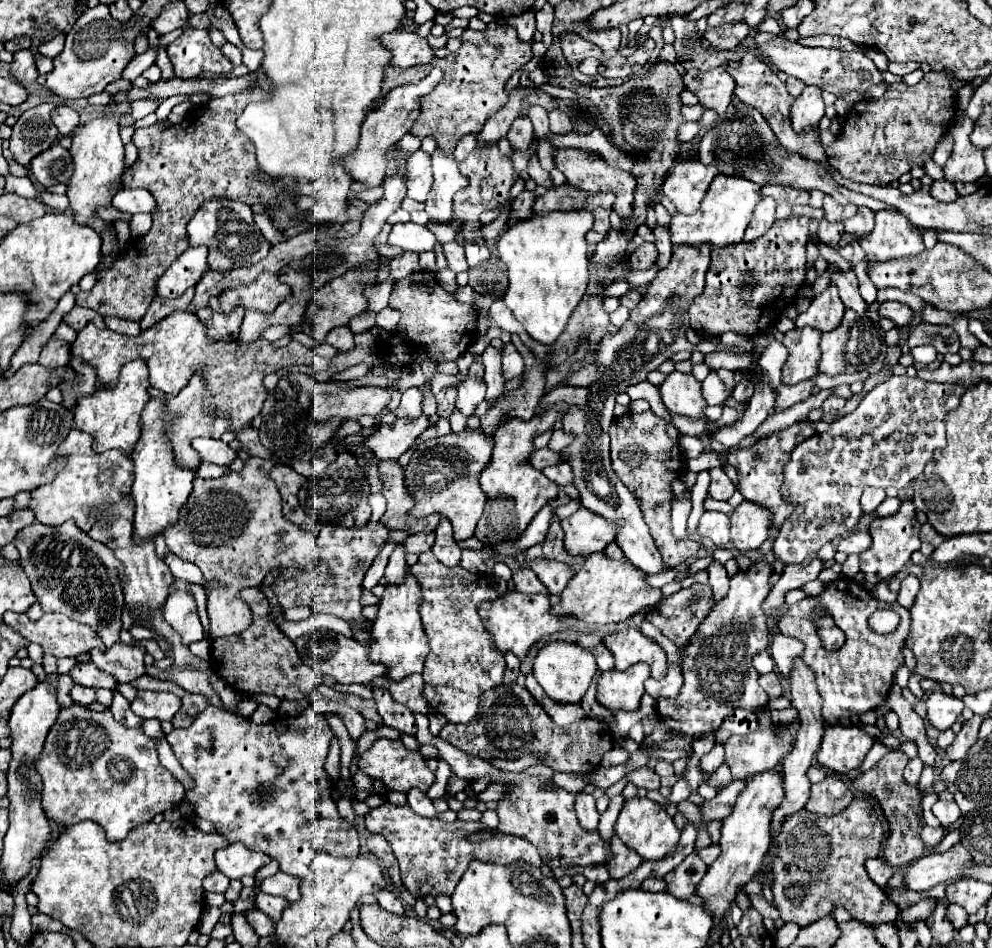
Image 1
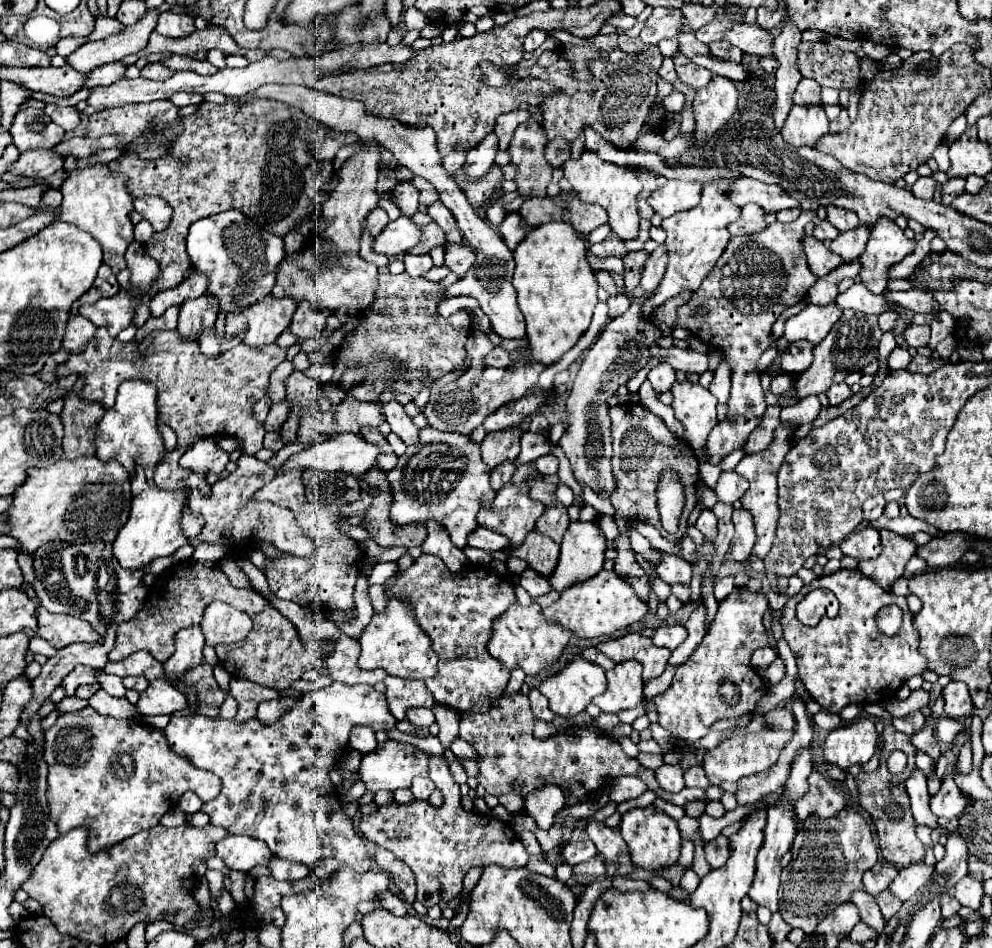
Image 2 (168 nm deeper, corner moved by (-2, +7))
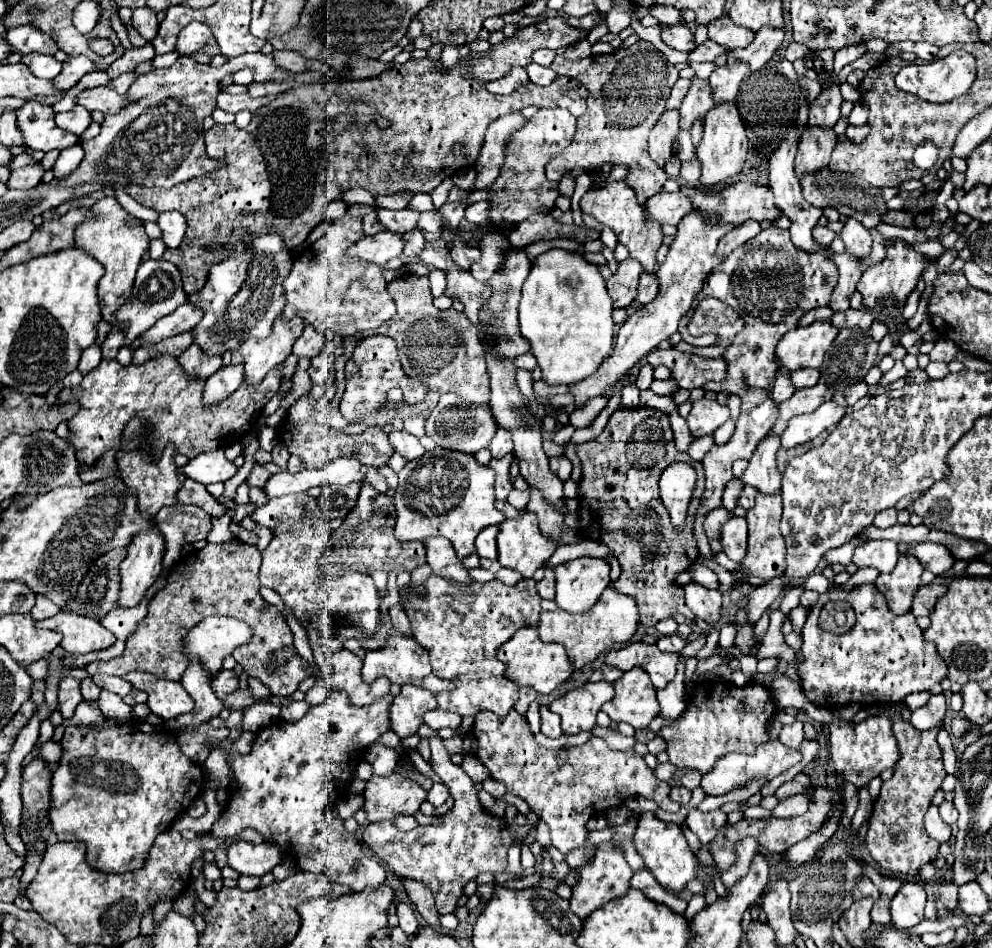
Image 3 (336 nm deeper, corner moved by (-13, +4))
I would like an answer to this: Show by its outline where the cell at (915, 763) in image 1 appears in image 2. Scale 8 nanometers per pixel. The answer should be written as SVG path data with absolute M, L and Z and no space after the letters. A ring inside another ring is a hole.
M915 770L909 778L909 782L905 782L905 788L911 798L911 810L913 810L915 822L921 826L927 826L931 830L937 830L939 828L937 816L929 810L929 790L927 790L925 774L921 770Z

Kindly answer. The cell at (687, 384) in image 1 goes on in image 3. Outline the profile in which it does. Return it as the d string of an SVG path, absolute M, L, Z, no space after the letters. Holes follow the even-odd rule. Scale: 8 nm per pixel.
M704 397L692 403L692 411L686 417L686 423L692 435L704 435L704 433L714 433L728 417L730 409L726 405L720 405L716 399Z

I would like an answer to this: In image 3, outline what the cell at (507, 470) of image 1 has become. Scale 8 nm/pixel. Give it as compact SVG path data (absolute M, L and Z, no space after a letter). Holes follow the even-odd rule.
M522 511L518 519L506 519L498 525L498 561L508 569L520 571L522 577L532 577L556 549L528 515L528 511Z

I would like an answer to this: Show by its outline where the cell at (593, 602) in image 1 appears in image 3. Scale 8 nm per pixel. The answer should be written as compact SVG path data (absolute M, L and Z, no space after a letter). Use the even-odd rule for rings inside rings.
M606 587L600 601L588 613L568 613L562 609L540 613L540 639L550 643L562 643L574 663L574 669L594 661L604 649L614 649L612 645L626 645L640 625L640 609L632 597L616 593L616 589Z

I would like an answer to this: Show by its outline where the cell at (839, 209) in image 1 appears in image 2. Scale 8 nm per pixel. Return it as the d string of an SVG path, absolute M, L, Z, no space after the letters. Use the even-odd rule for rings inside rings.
M827 206L827 220L839 230L839 232L847 232L859 226L859 218L857 214L845 210L845 208L835 208L835 206Z

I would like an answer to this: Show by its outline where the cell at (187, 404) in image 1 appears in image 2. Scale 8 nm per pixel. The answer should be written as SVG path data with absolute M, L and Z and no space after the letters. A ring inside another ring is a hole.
M175 448L173 452L165 452L165 458L155 470L157 486L163 490L199 490L201 494L211 494L203 474L189 474L181 470L179 458L185 450L187 448Z

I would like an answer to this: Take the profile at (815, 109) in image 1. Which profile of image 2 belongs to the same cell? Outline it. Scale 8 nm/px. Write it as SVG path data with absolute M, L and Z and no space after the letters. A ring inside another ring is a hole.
M793 106L781 130L781 136L793 148L815 146L815 142L829 132L829 120L823 106Z

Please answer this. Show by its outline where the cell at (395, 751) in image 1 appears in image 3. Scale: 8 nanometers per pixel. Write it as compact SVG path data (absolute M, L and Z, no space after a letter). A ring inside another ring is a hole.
M402 755L396 771L388 777L372 777L364 789L364 809L368 811L368 821L384 821L392 819L396 813L412 815L418 811L422 801L426 801L426 789L420 789L416 781L402 775L402 771L416 771L410 755ZM394 811L394 813L392 813Z

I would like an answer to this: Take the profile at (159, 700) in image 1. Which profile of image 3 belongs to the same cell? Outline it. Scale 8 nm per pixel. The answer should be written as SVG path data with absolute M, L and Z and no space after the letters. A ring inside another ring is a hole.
M142 671L126 673L124 679L148 693L146 705L154 715L162 719L176 719L180 715L190 713L194 707L192 697L184 691L180 681L158 679L158 677L152 677L152 673L142 673Z

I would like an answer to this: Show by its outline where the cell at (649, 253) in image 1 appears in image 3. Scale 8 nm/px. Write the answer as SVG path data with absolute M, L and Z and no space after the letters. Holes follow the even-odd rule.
M626 259L618 263L618 273L608 279L608 293L614 299L614 307L630 307L636 299L638 279L640 279L640 263Z

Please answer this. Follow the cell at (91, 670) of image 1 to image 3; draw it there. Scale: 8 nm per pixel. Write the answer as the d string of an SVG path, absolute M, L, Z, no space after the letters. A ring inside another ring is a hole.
M64 677L60 681L58 687L58 705L62 711L64 719L70 719L74 715L76 705L82 701L82 693L80 693L80 679L74 677Z

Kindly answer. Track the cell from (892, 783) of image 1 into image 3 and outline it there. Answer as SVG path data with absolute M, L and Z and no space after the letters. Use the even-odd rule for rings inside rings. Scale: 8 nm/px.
M902 719L894 721L892 725L892 733L898 741L900 761L894 767L892 779L882 783L880 795L874 801L874 809L868 819L868 835L866 835L866 845L870 849L870 855L884 869L892 869L892 873L918 875L920 867L932 863L938 855L938 843L926 835L922 819L934 793L940 789L946 777L942 765L942 751L936 743L936 735L940 727L942 725L936 725L934 729L928 731L918 731L912 727L910 721L902 721Z

